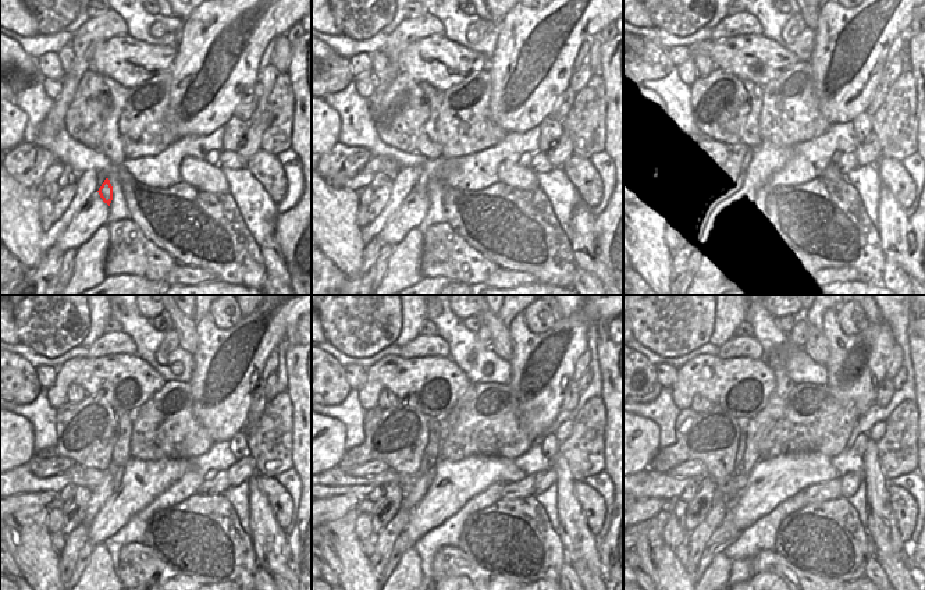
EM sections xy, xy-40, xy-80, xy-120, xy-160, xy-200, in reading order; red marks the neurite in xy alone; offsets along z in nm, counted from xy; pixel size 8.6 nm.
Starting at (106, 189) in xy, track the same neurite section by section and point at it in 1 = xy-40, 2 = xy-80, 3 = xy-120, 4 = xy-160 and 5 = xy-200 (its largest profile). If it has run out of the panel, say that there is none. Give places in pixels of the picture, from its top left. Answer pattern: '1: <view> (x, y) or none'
1: xy-40 (429, 170)
2: xy-80 (747, 138)
3: xy-120 (121, 452)
4: xy-160 (438, 427)
5: xy-200 (758, 426)

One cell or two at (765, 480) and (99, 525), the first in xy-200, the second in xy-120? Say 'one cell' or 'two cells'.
one cell

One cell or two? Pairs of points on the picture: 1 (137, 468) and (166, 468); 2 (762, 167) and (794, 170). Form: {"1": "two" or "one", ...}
{"1": "one", "2": "two"}

